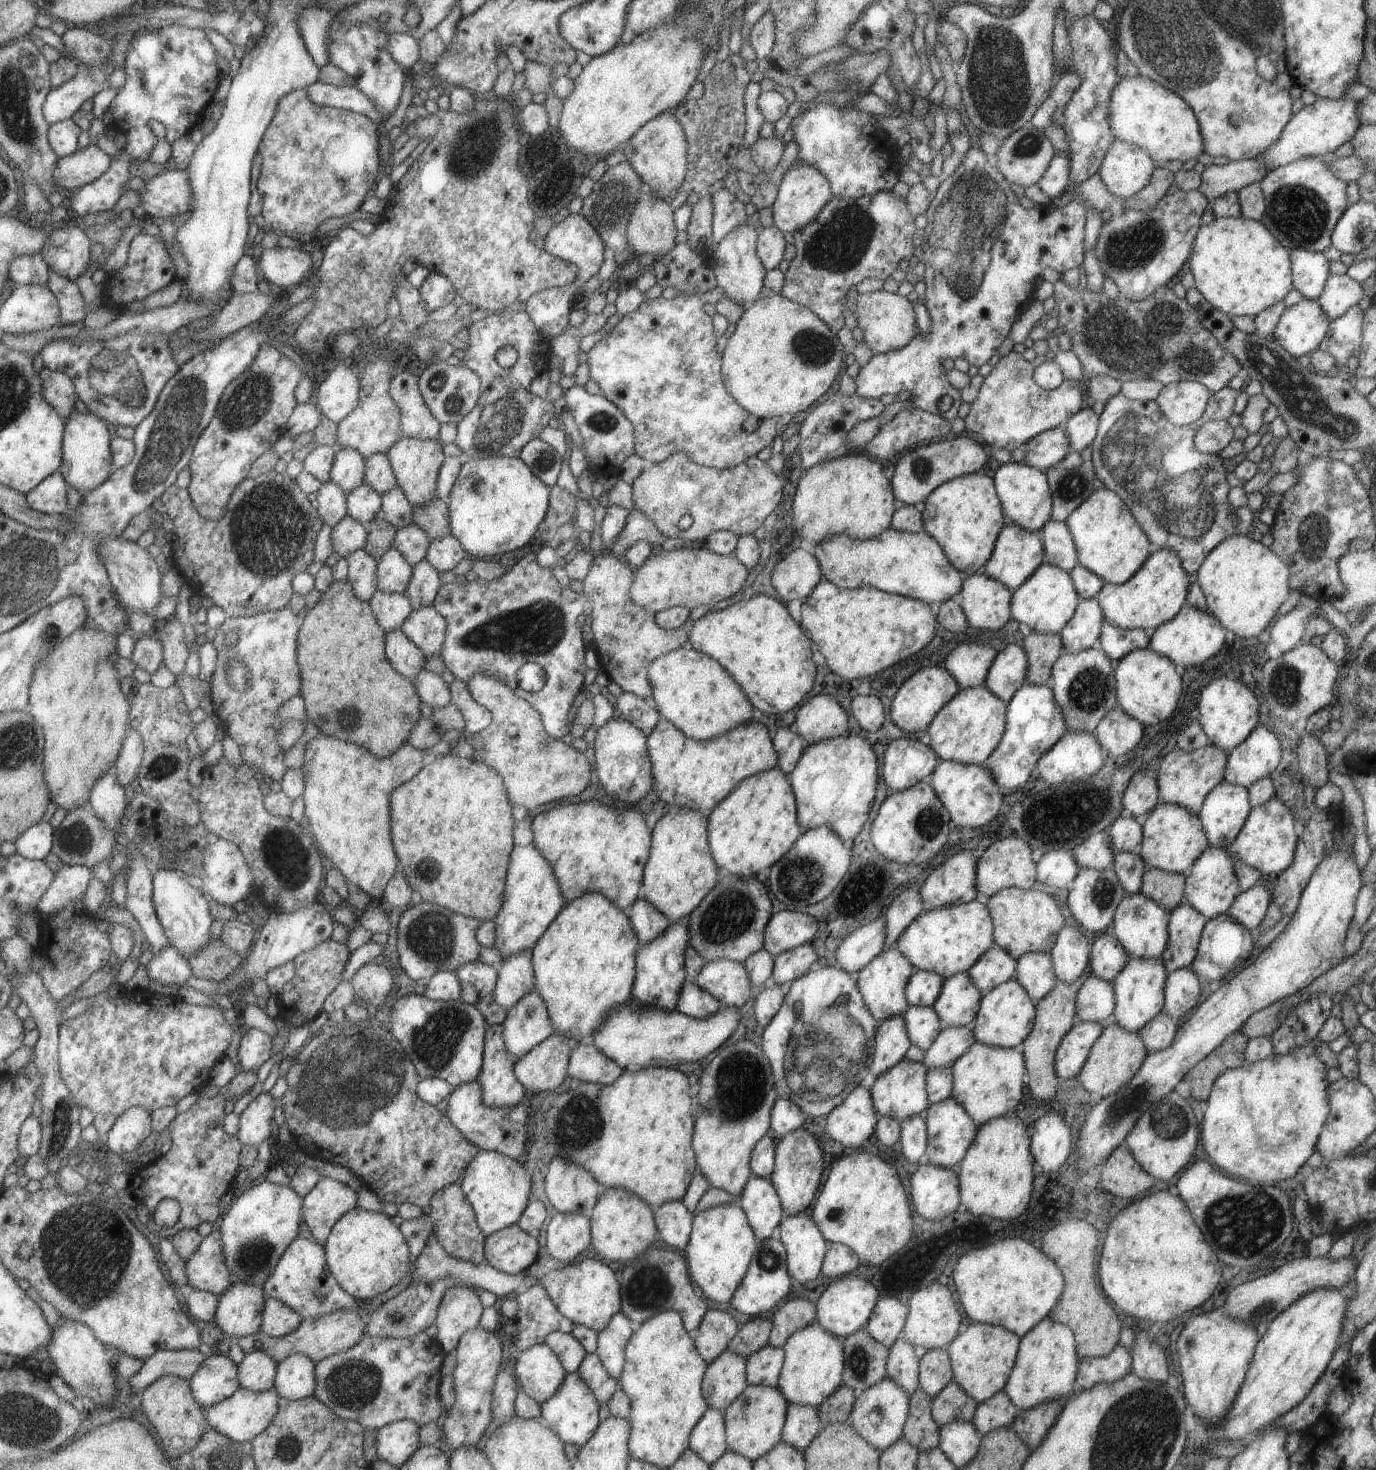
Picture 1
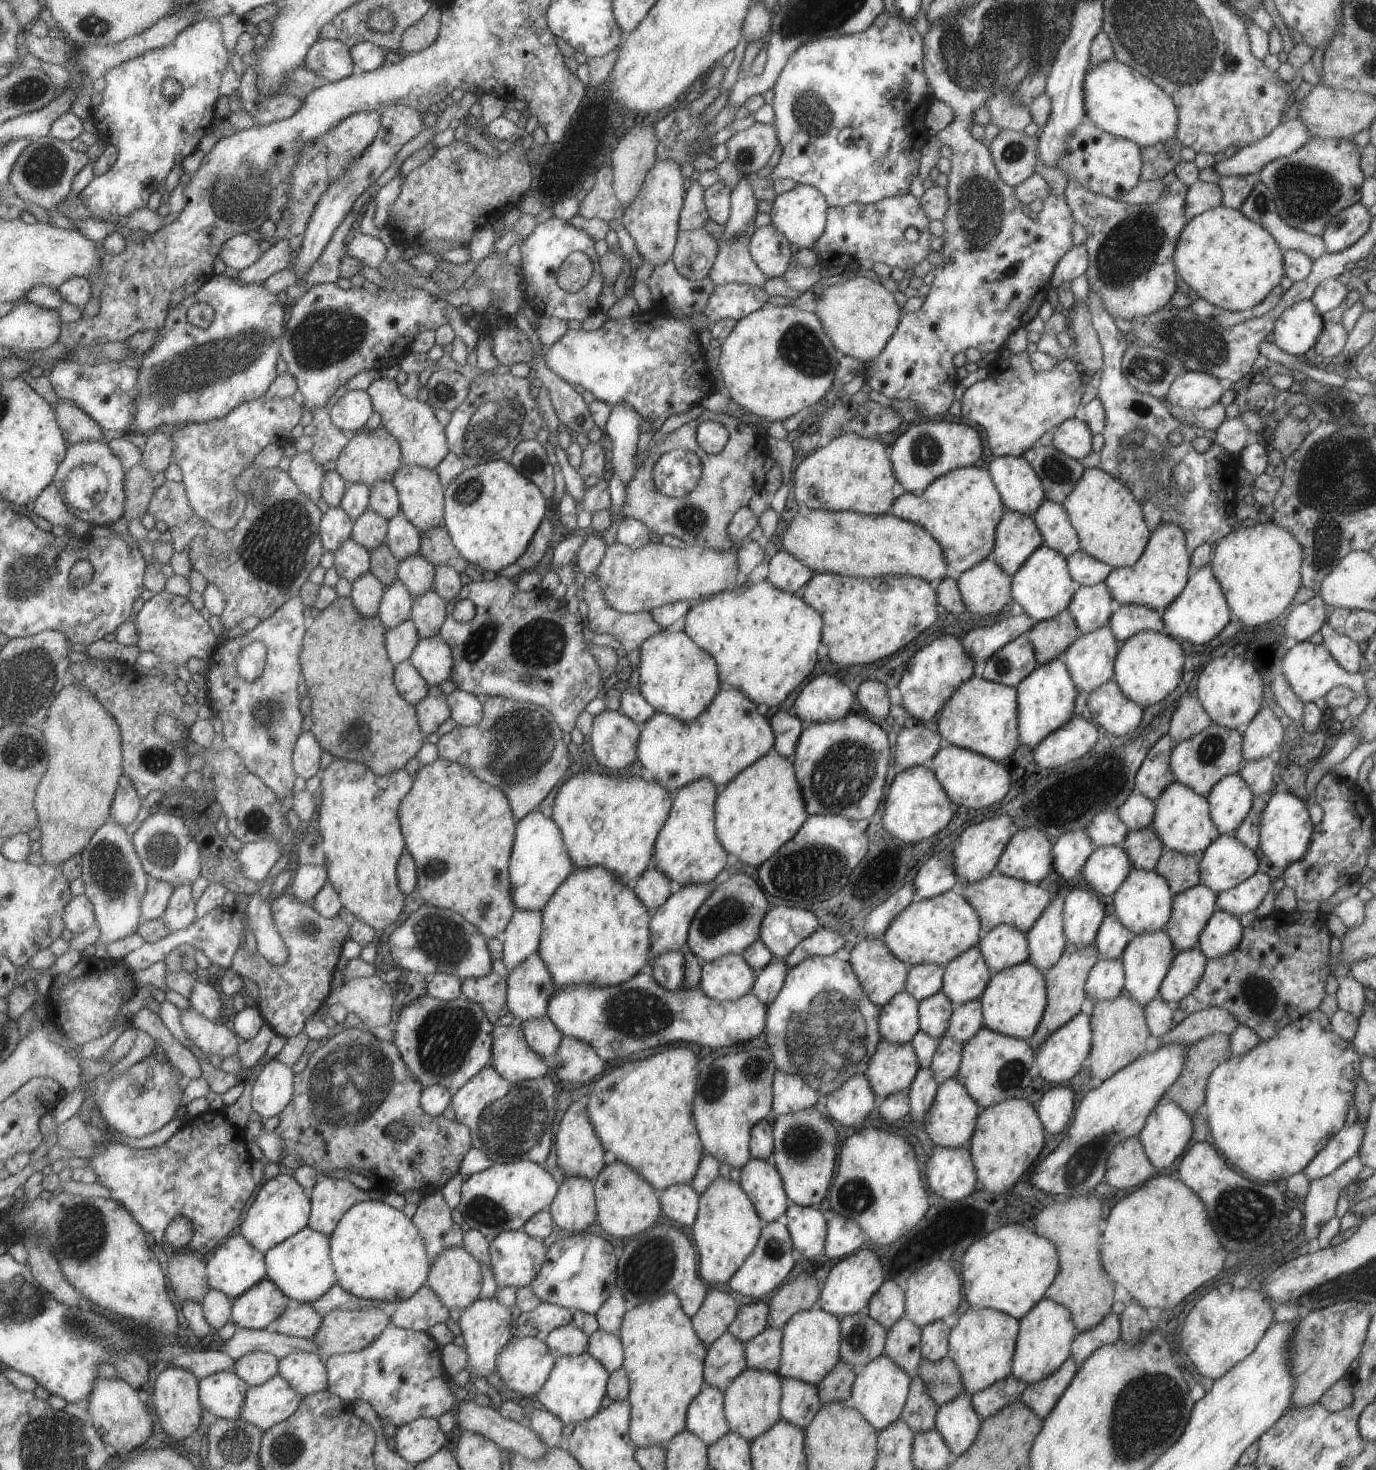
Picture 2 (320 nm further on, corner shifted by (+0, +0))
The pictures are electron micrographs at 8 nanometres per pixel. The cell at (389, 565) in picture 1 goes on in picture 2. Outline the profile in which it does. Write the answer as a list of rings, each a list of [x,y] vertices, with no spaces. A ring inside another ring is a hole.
[[[399,579],[385,587],[377,614],[385,630],[392,629],[410,618],[412,599],[406,586]]]

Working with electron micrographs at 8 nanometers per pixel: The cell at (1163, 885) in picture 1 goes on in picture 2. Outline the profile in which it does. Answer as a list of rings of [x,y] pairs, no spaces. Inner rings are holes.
[[[1167,848],[1162,849],[1161,856],[1154,868],[1165,880],[1173,896],[1200,883],[1198,862],[1201,854],[1183,854]]]

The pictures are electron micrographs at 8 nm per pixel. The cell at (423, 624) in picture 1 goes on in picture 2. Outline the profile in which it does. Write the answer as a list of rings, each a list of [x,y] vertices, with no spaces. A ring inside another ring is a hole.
[[[439,635],[419,639],[408,661],[428,686],[439,686],[452,673],[452,652]]]

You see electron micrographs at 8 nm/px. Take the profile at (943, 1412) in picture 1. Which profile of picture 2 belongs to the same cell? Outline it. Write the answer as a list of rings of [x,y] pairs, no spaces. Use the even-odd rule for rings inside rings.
[[[947,1355],[936,1361],[922,1358],[917,1372],[938,1407],[964,1391],[957,1365]]]

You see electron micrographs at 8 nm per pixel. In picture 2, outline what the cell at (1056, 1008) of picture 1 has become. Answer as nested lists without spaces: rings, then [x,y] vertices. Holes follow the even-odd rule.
[[[1066,943],[1062,950],[1061,956],[1048,969],[1042,972],[1044,983],[1046,986],[1046,1007],[1043,1011],[1041,1020],[1035,1029],[1031,1040],[1031,1048],[1033,1052],[1037,1047],[1060,1026],[1069,1022],[1081,1010],[1081,1002],[1087,998],[1084,989],[1085,981],[1091,967],[1099,959],[1098,950],[1094,944],[1085,946],[1075,946],[1073,943]]]

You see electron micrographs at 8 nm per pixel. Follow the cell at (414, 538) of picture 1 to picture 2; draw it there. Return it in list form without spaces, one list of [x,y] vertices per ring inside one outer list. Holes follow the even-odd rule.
[[[419,553],[398,561],[396,575],[413,599],[433,588],[434,566]]]

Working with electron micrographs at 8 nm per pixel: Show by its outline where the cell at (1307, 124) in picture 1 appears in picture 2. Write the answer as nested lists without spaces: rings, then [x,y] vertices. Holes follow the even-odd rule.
[[[1299,118],[1289,120],[1283,124],[1274,126],[1264,137],[1258,138],[1255,142],[1238,148],[1234,155],[1220,160],[1212,168],[1219,177],[1228,177],[1231,175],[1245,176],[1255,175],[1269,162],[1297,150],[1300,146],[1306,144],[1311,138],[1303,123]]]

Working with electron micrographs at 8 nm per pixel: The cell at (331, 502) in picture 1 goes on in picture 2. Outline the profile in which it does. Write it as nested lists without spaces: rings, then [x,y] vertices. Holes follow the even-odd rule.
[[[329,507],[320,520],[318,533],[325,551],[334,553],[351,536],[353,521],[341,507]]]

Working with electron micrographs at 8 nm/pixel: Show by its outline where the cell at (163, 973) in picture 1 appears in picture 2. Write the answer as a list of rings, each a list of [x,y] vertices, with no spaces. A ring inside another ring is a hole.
[[[196,980],[188,996],[188,1001],[190,1006],[207,1020],[227,1023],[221,998],[208,982]]]

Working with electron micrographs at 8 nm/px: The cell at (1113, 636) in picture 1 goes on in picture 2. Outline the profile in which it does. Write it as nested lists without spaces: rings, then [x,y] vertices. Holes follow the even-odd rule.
[[[1120,604],[1109,617],[1109,624],[1117,642],[1121,644],[1126,638],[1142,630],[1161,632],[1164,620],[1147,605]]]

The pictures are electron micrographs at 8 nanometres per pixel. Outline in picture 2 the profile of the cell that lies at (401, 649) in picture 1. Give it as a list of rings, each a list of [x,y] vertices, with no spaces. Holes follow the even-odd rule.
[[[408,660],[394,666],[393,680],[401,698],[410,705],[414,705],[427,696],[428,684]]]

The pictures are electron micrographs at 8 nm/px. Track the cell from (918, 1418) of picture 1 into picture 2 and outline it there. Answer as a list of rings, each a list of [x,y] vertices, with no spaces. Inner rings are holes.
[[[915,1375],[910,1380],[905,1404],[900,1412],[900,1419],[914,1433],[925,1432],[934,1428],[934,1416],[938,1406],[929,1396],[921,1377]]]

